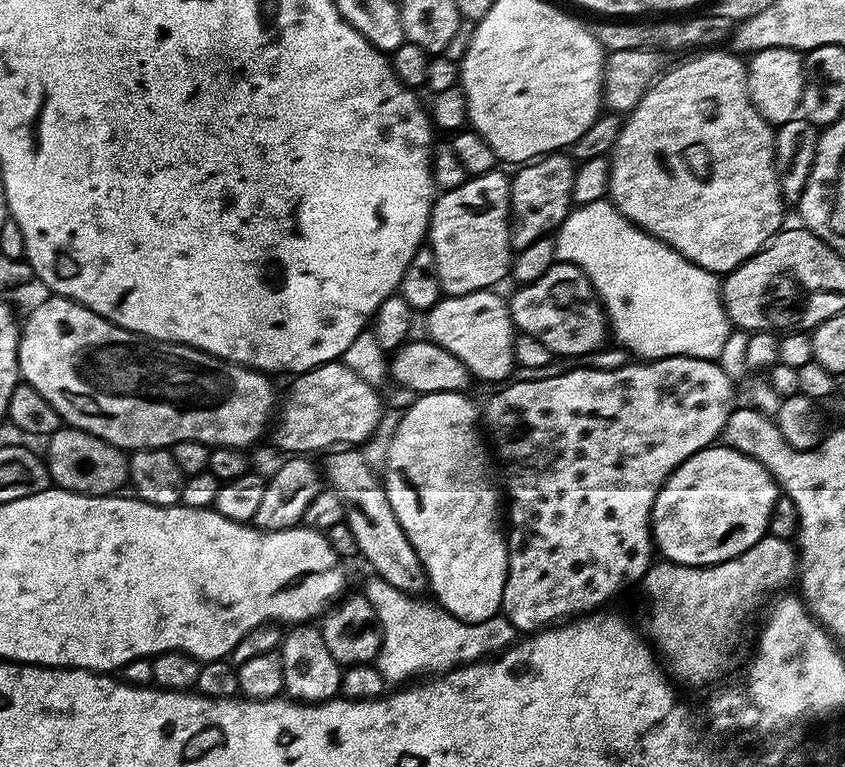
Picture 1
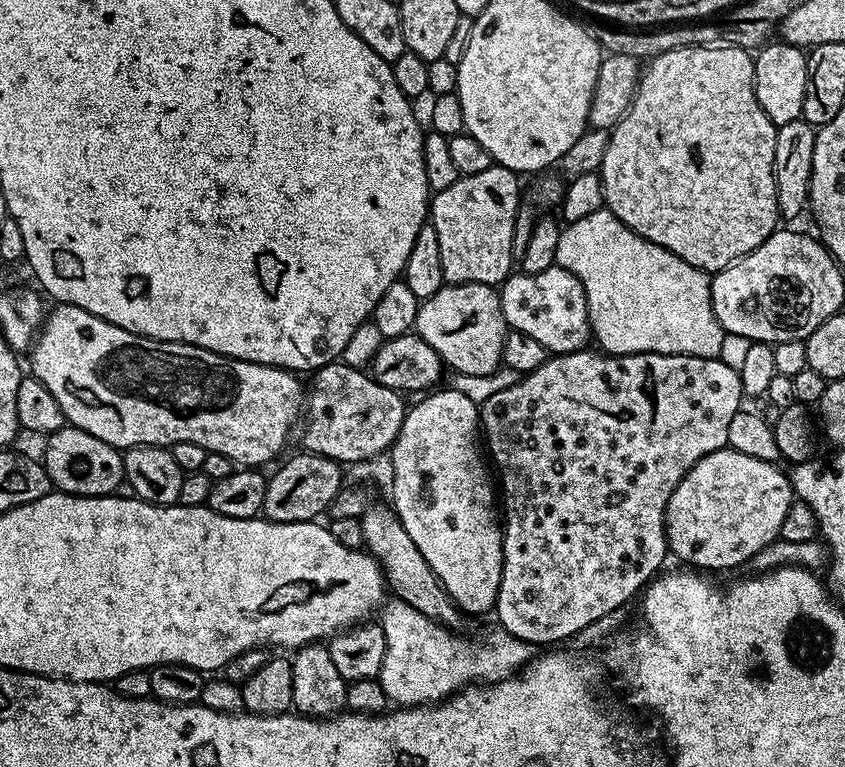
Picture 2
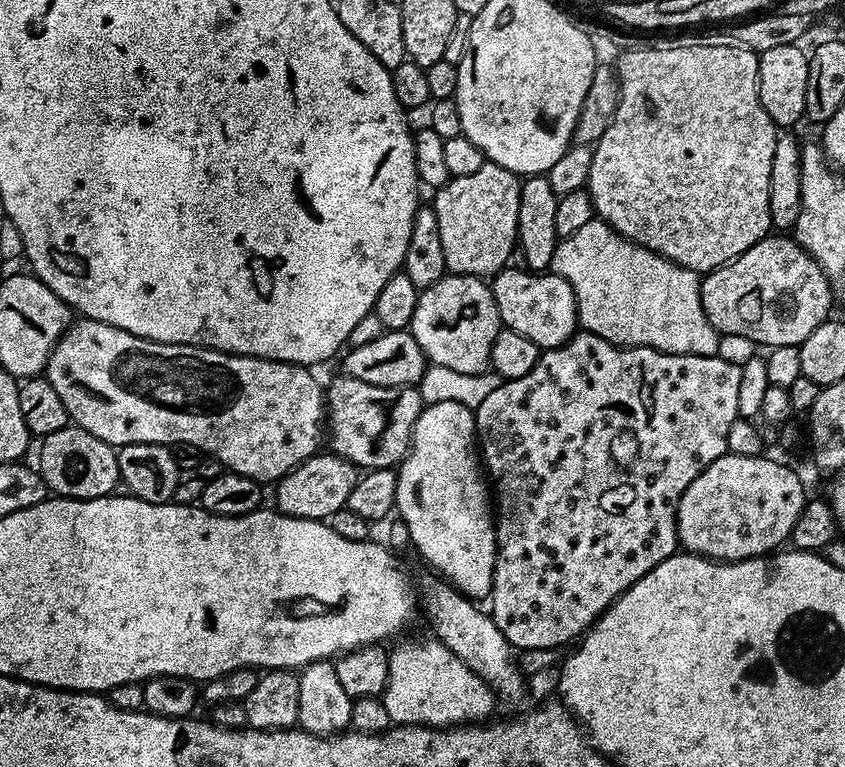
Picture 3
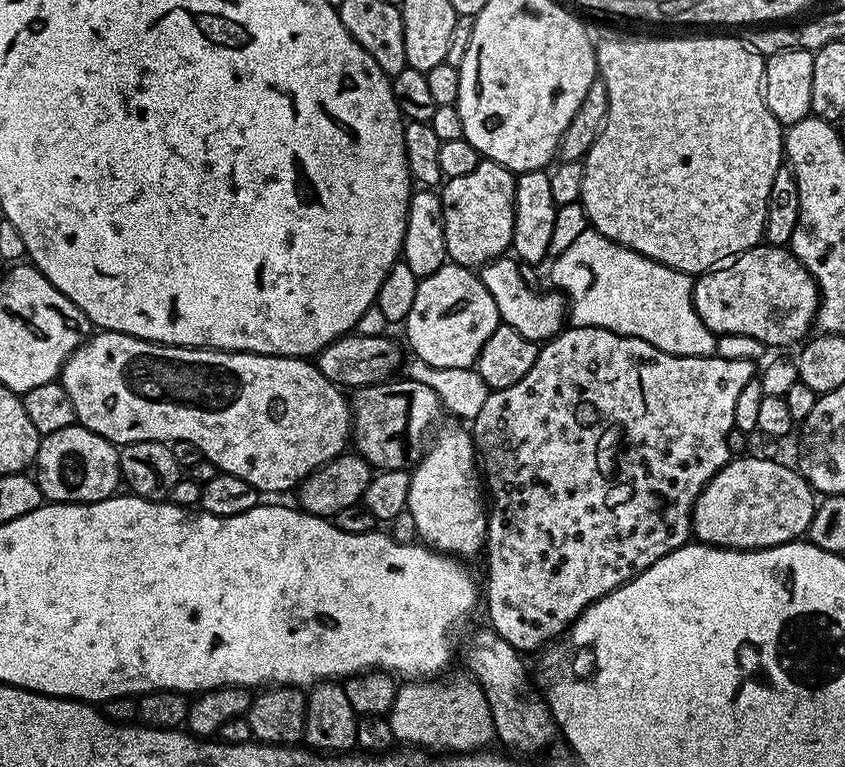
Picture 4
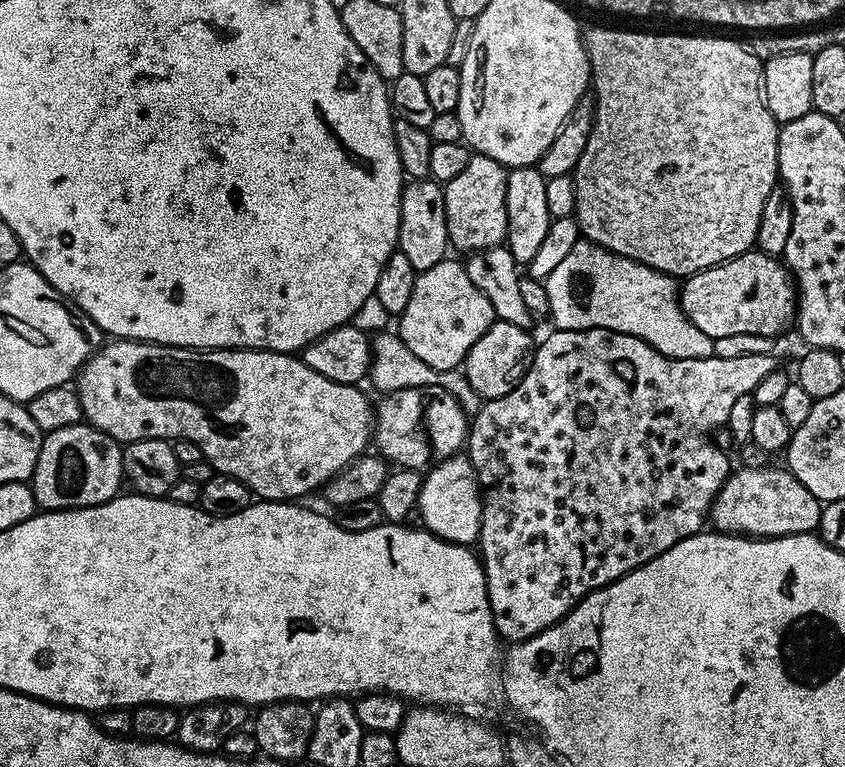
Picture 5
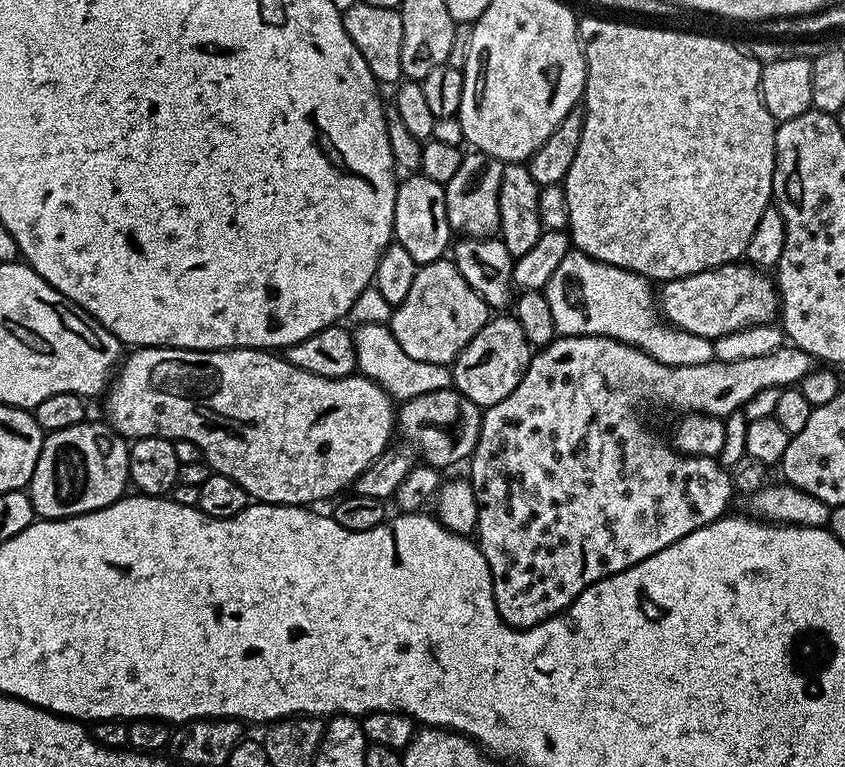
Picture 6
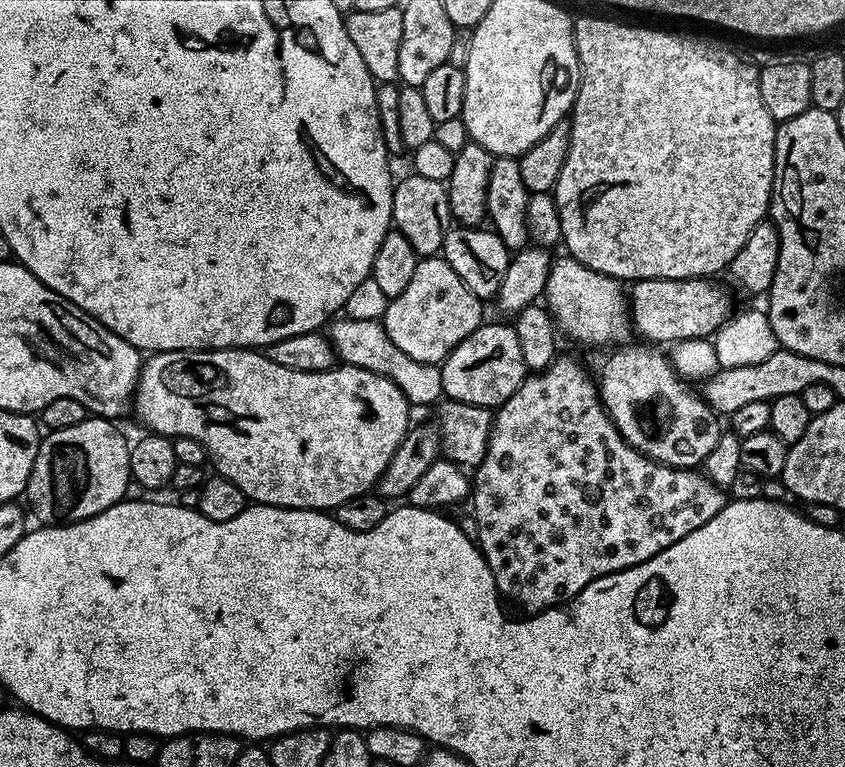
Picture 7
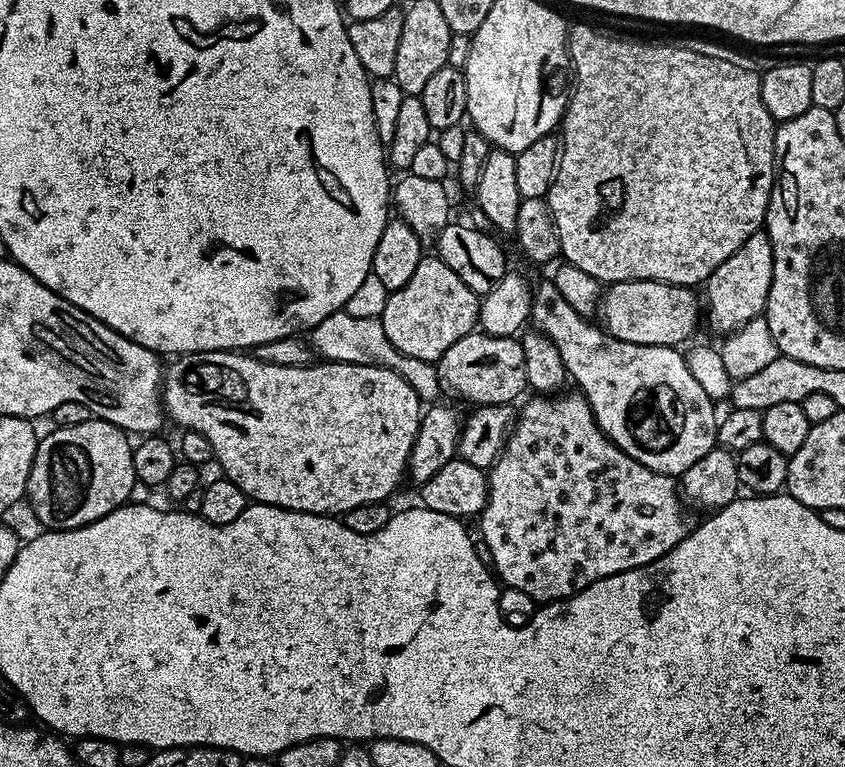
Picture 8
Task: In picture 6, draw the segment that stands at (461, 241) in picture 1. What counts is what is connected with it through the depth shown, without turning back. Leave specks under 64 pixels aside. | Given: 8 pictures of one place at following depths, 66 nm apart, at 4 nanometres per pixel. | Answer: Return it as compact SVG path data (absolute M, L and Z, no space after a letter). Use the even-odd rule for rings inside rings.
M465 151L462 166L458 166L454 178L450 178L450 182L444 185L446 218L457 237L482 240L495 237L499 233L498 190L504 166L505 161L485 152Z

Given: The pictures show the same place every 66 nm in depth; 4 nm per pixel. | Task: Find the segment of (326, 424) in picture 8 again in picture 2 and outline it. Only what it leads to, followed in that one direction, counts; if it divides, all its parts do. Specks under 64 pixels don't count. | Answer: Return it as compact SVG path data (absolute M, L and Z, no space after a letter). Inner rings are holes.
M57 303L55 307L56 309L54 309L53 312L51 309L51 311L47 313L46 319L44 321L44 327L39 335L37 335L30 349L30 357L32 356L32 368L30 368L31 375L36 376L38 378L38 382L42 382L42 386L46 386L46 390L50 390L50 394L54 394L54 399L58 401L58 406L62 406L62 414L64 415L65 421L67 421L67 423L71 425L71 427L86 430L86 434L94 434L94 438L102 438L102 442L111 444L112 447L117 450L137 448L140 444L159 444L161 446L171 446L177 444L178 442L194 442L194 446L202 446L207 450L207 452L222 454L226 458L230 458L233 465L259 469L261 466L264 466L260 464L270 463L271 460L274 459L275 456L283 450L284 443L287 442L288 435L290 435L292 432L292 427L294 427L295 424L297 427L298 421L301 419L302 405L306 400L306 392L303 387L300 389L301 377L295 372L290 372L286 368L275 368L274 366L255 364L254 362L246 362L245 360L232 360L228 356L220 356L219 354L217 354L217 352L211 352L210 350L206 350L205 348L200 348L197 344L181 344L179 340L153 340L150 336L139 336L138 334L134 334L130 330L122 330L122 326L114 326L110 322L106 322L102 318L98 318L94 314L90 314L86 310L82 310L81 308L74 306L73 304Z

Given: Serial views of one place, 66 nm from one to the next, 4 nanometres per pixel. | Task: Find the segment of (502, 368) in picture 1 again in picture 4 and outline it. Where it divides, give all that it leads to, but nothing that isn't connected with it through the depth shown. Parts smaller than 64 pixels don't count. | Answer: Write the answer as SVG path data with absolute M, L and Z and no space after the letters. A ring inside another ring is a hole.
M446 262L441 268L434 270L434 274L419 277L419 282L418 294L414 294L410 314L402 325L402 331L408 335L408 344L412 347L411 355L435 368L473 367L482 346L486 346L486 338L490 338L490 334L494 334L494 330L498 330L502 322L498 306L494 306L494 298L490 298L490 290L486 290L473 269L451 262Z

